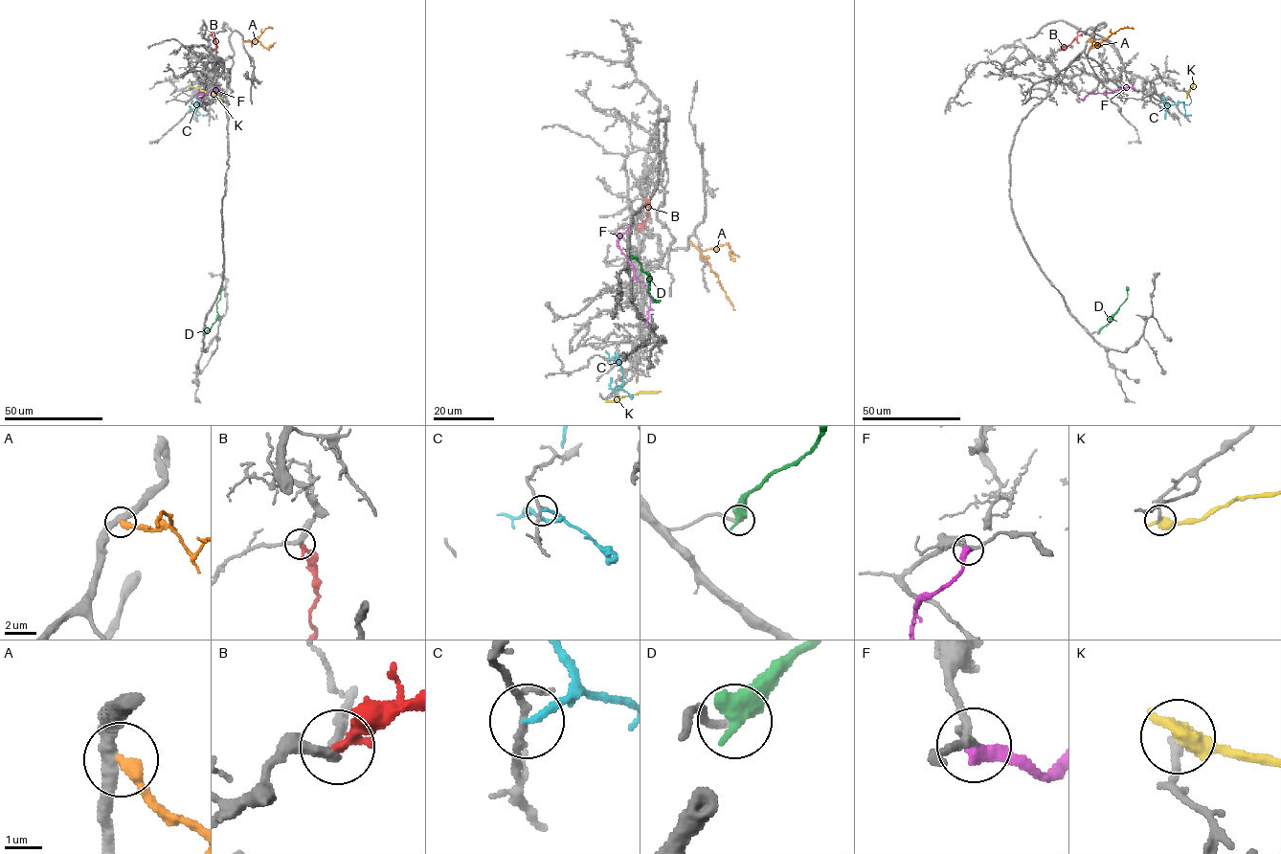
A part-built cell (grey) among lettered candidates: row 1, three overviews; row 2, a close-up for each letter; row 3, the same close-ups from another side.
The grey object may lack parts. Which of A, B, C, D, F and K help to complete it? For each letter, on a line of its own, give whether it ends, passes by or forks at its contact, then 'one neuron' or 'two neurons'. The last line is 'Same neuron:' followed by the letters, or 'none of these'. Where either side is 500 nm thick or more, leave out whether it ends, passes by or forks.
A: it ends there; two neurons
B: it ends there; two neurons
C: it ends there; two neurons
D: two neurons
F: it ends there; two neurons
K: two neurons
Same neuron: none of these

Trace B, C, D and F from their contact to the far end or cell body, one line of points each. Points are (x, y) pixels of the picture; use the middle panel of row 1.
B: (644, 198), (647, 217), (635, 230)
C: (618, 388), (621, 390), (616, 388), (622, 383), (622, 369), (618, 359), (612, 360), (606, 350)
D: (632, 257), (647, 274), (648, 292), (655, 300), (659, 300)
F: (628, 226), (618, 237), (618, 246), (632, 266), (634, 278), (644, 284), (650, 299), (644, 325)

